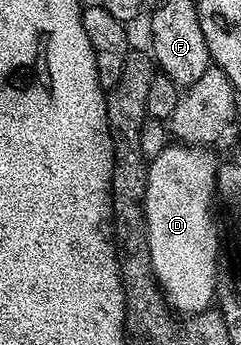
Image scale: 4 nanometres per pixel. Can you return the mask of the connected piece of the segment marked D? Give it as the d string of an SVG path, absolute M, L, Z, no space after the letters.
M175 142L150 161L143 199L149 258L163 297L179 314L208 311L216 299L217 261L221 256L211 221L211 200L213 204L216 192L217 159L206 147Z

